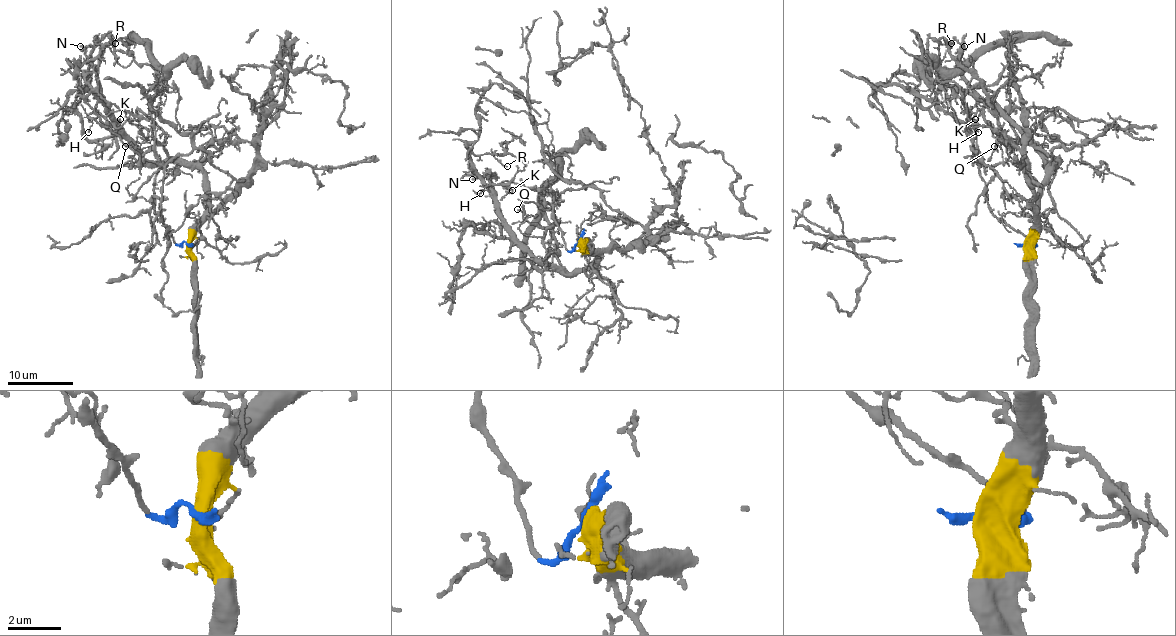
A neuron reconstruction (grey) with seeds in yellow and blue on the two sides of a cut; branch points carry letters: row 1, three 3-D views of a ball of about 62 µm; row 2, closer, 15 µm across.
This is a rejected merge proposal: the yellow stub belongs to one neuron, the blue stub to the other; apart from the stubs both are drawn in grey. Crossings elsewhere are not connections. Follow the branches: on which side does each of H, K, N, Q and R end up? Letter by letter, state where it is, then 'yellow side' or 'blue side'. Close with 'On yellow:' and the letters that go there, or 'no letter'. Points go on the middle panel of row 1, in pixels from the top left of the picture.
H: place (480, 193); yellow side
K: place (512, 190); yellow side
N: place (472, 179); yellow side
Q: place (517, 209); yellow side
R: place (507, 166); yellow side
On yellow: H, K, N, Q, R

